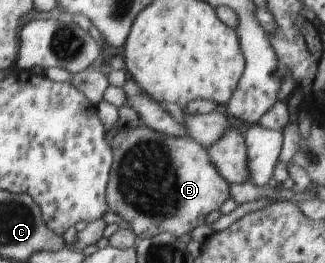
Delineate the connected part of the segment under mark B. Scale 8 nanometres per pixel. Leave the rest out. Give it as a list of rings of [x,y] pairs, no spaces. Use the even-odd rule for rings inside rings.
[[[140,124],[136,128],[117,127],[110,143],[113,163],[106,188],[106,202],[110,211],[130,224],[139,240],[160,233],[170,233],[175,237],[188,234],[204,223],[205,215],[218,210],[230,197],[229,182],[218,174],[216,166],[210,162],[208,150],[199,142],[194,142],[188,134],[174,138]]]

